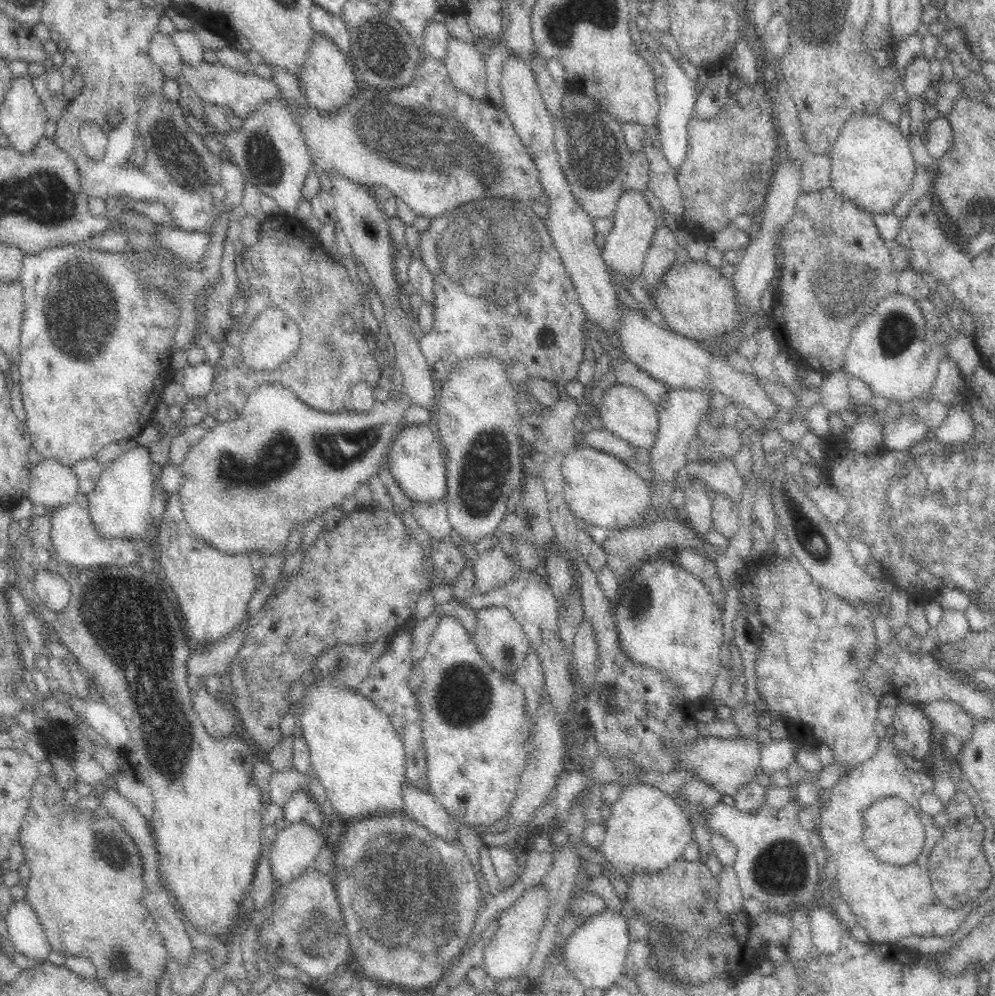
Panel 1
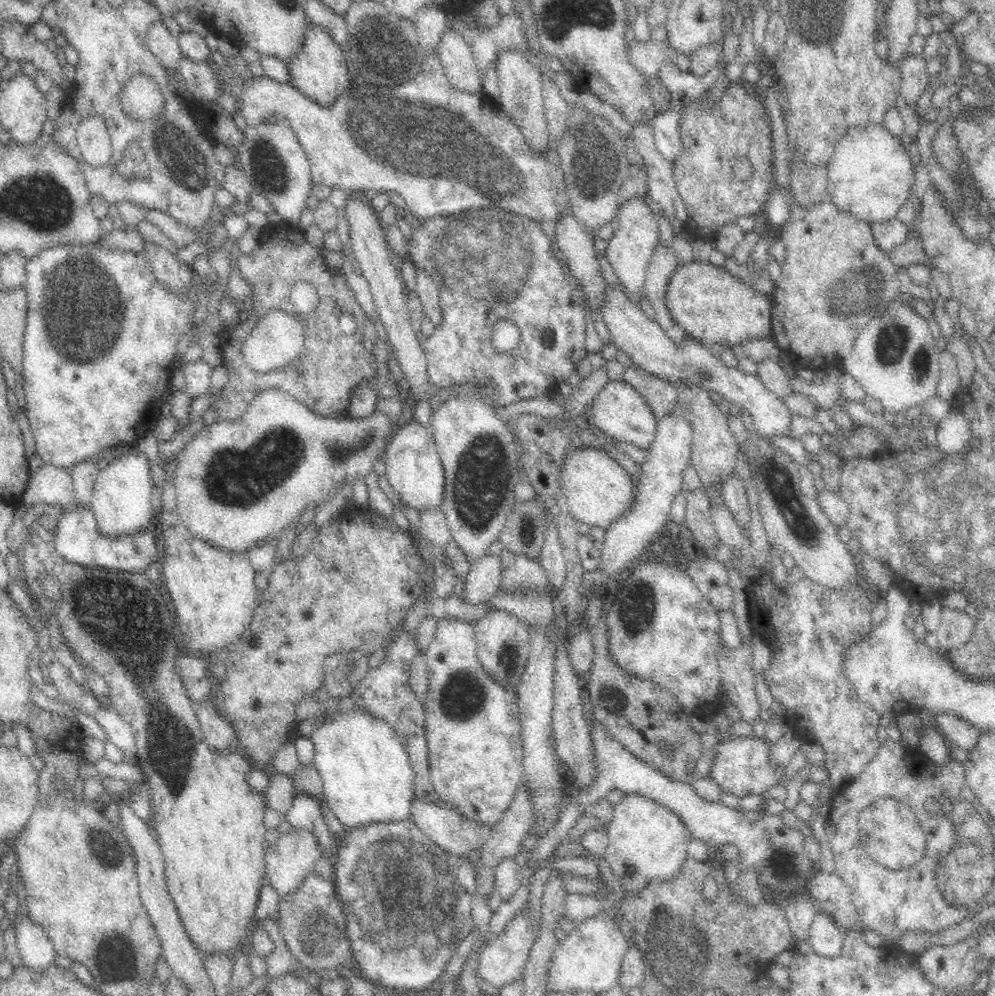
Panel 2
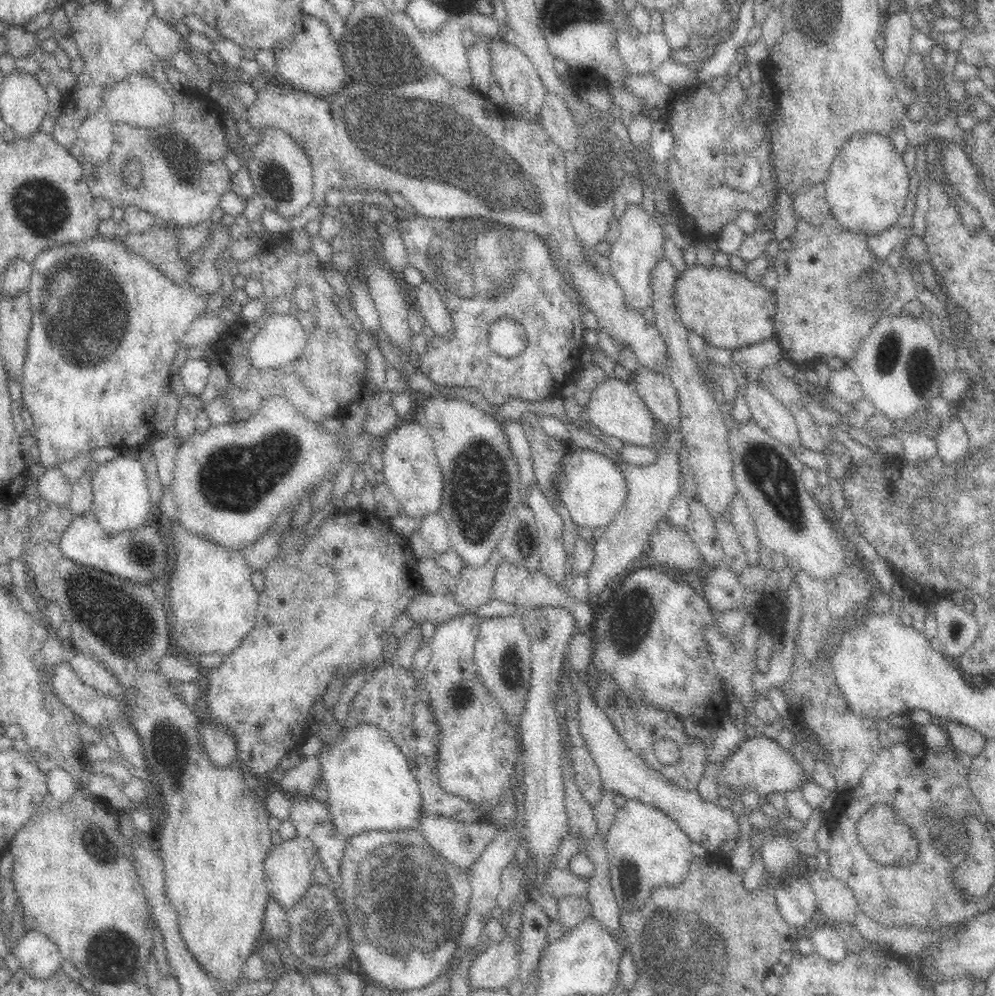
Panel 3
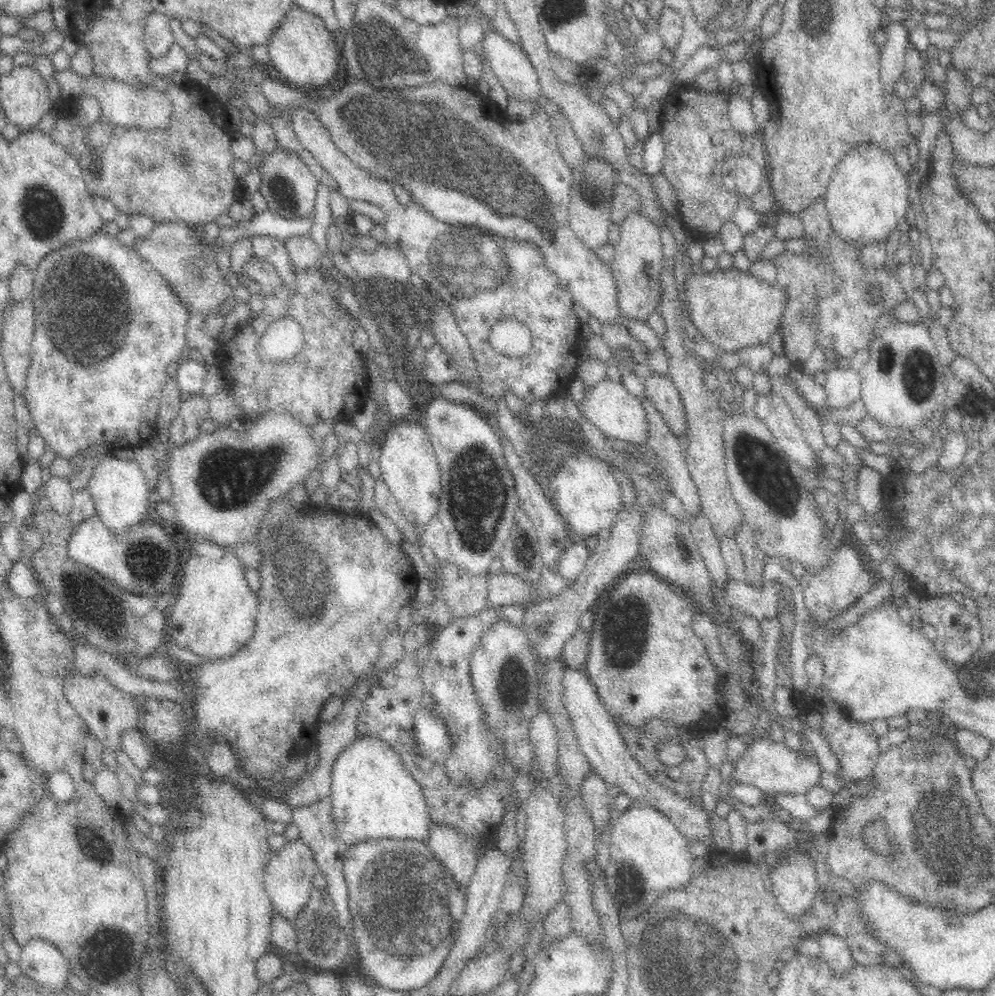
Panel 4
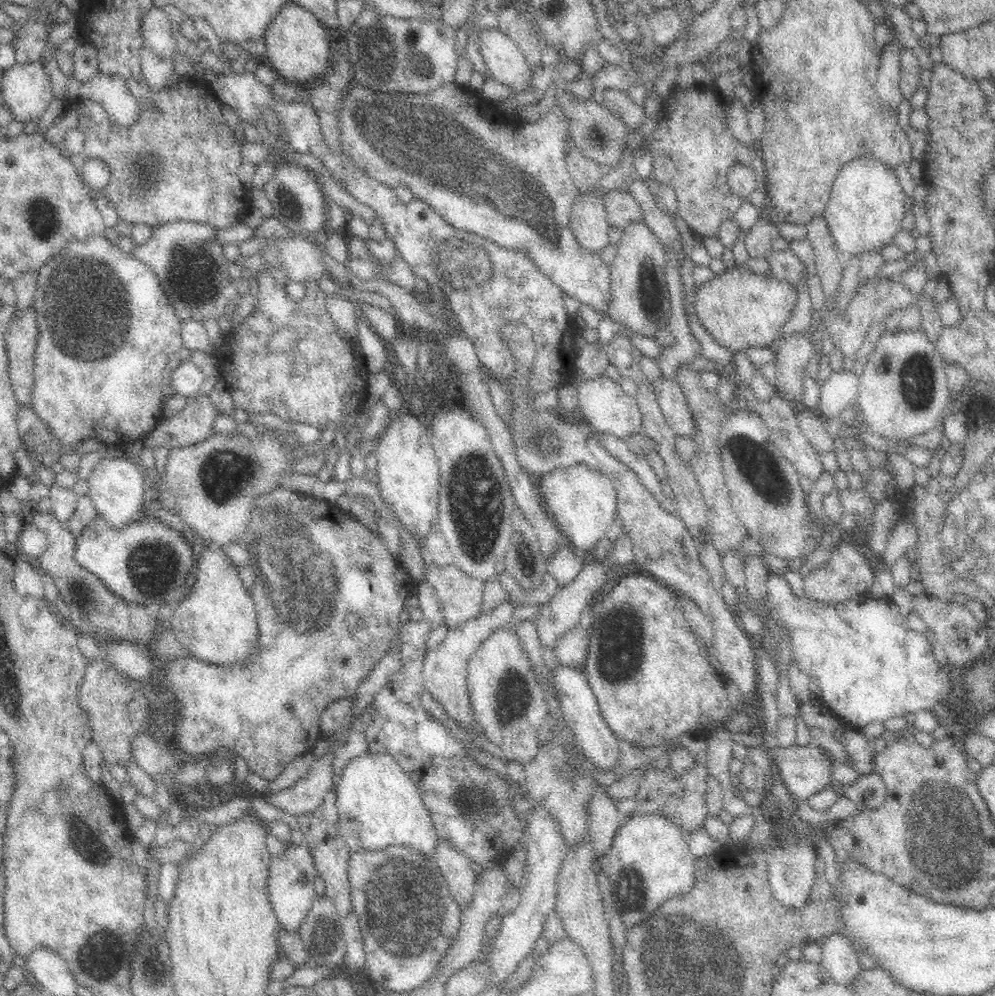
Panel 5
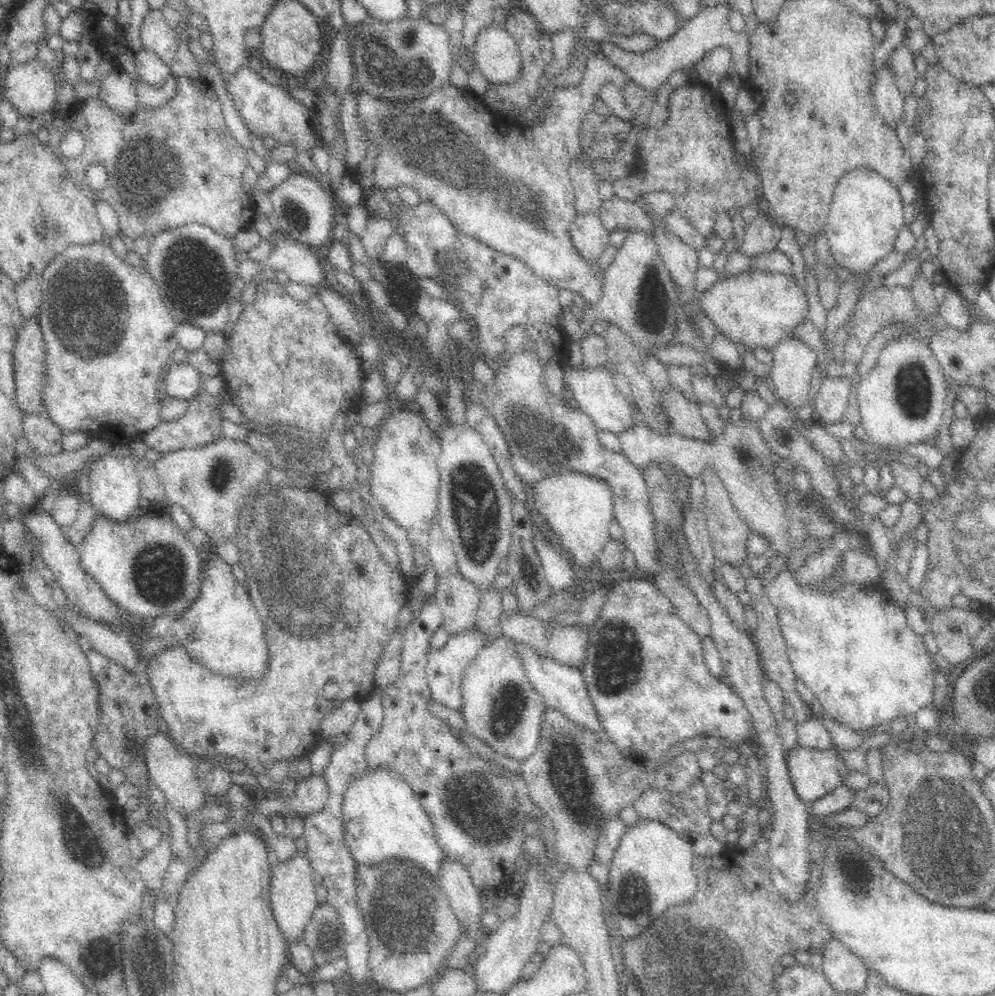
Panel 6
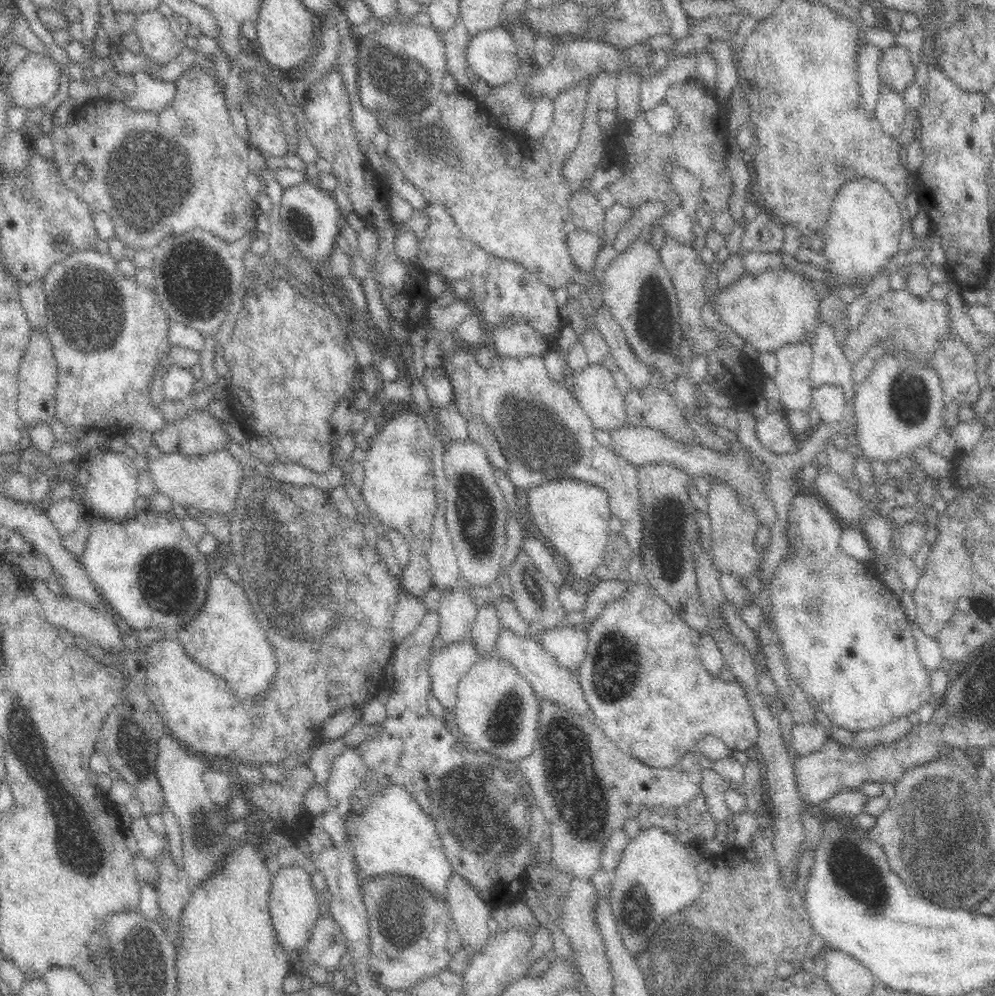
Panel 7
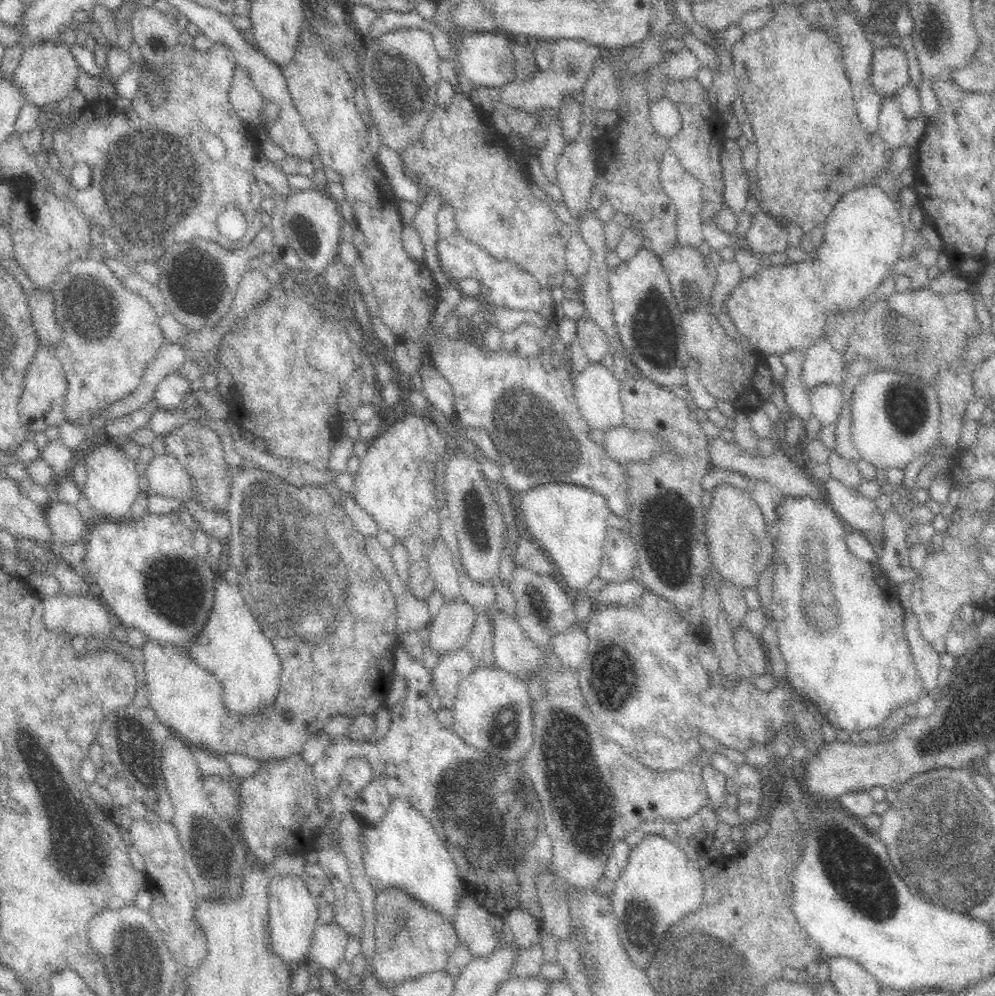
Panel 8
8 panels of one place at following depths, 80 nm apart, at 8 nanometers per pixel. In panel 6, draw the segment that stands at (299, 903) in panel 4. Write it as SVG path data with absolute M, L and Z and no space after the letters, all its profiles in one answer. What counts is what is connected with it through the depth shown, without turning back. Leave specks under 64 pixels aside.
M298 851L285 863L276 862L272 864L269 890L271 910L287 945L299 943L303 940L307 924L320 905L316 900L315 875L309 858L304 852Z

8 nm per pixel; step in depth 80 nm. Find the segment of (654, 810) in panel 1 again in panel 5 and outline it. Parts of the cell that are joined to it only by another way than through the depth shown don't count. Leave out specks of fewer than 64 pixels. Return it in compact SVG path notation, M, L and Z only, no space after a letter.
M636 811L631 817L623 819L623 825L620 827L620 830L616 833L614 837L614 842L612 843L607 864L608 872L607 877L609 881L609 886L611 887L611 894L606 898L606 903L612 907L614 911L620 915L622 924L625 931L630 931L631 928L638 926L640 923L643 923L646 919L653 917L656 912L660 910L660 906L664 906L664 903L667 903L668 900L682 896L683 894L689 893L695 887L695 857L689 849L689 844L687 843L687 837L685 834L680 831L676 825L668 819L660 815L644 815L644 813Z

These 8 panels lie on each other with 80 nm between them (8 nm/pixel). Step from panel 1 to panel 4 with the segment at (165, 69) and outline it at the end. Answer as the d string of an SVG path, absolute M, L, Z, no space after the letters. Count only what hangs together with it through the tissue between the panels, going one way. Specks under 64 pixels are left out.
M152 10L144 22L144 42L149 56L160 58L166 56L172 48L174 36L170 30L169 17Z

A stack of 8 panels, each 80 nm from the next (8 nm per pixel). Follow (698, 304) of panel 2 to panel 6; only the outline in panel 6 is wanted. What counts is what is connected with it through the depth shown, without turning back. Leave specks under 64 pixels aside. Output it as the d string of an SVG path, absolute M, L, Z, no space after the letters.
M747 271L728 280L720 279L701 294L700 309L703 310L715 327L735 344L746 348L762 348L771 351L780 341L795 340L795 329L808 320L808 298L804 287L800 287L793 275Z

